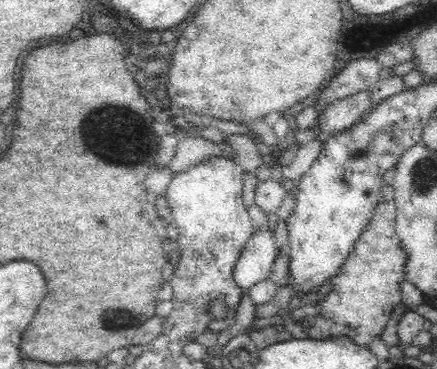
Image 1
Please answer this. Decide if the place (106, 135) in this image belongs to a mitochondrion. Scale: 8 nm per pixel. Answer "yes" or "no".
yes

